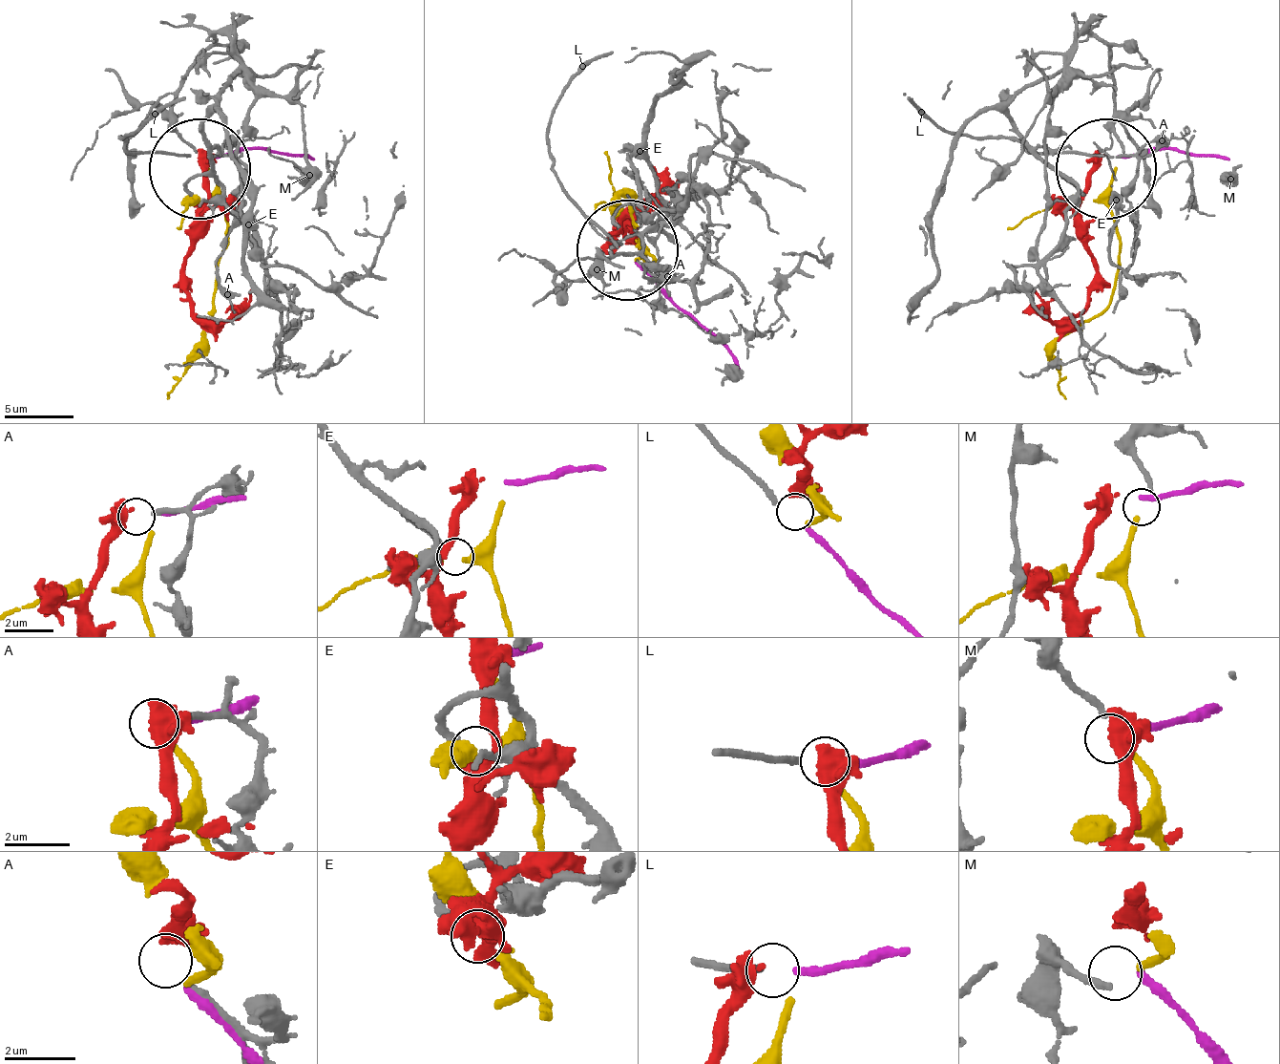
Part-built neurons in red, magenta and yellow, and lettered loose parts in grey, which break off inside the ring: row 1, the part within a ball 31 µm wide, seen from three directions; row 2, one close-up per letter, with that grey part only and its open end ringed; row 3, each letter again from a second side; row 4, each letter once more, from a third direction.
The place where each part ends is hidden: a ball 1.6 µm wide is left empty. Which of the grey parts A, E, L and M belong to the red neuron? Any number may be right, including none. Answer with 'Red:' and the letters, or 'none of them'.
Red: none of them

